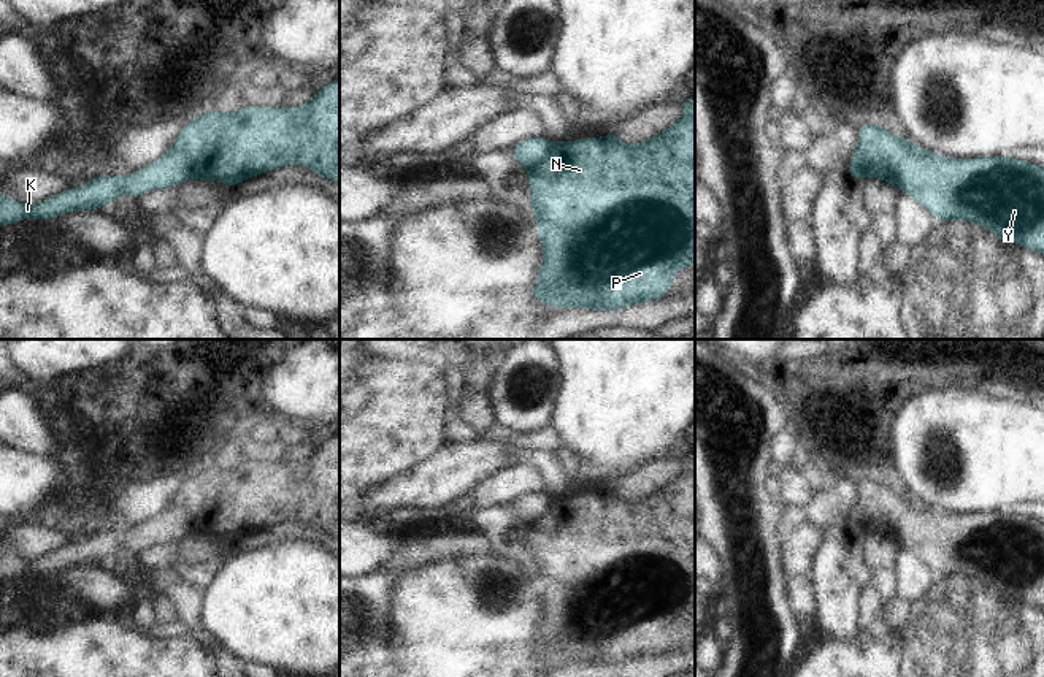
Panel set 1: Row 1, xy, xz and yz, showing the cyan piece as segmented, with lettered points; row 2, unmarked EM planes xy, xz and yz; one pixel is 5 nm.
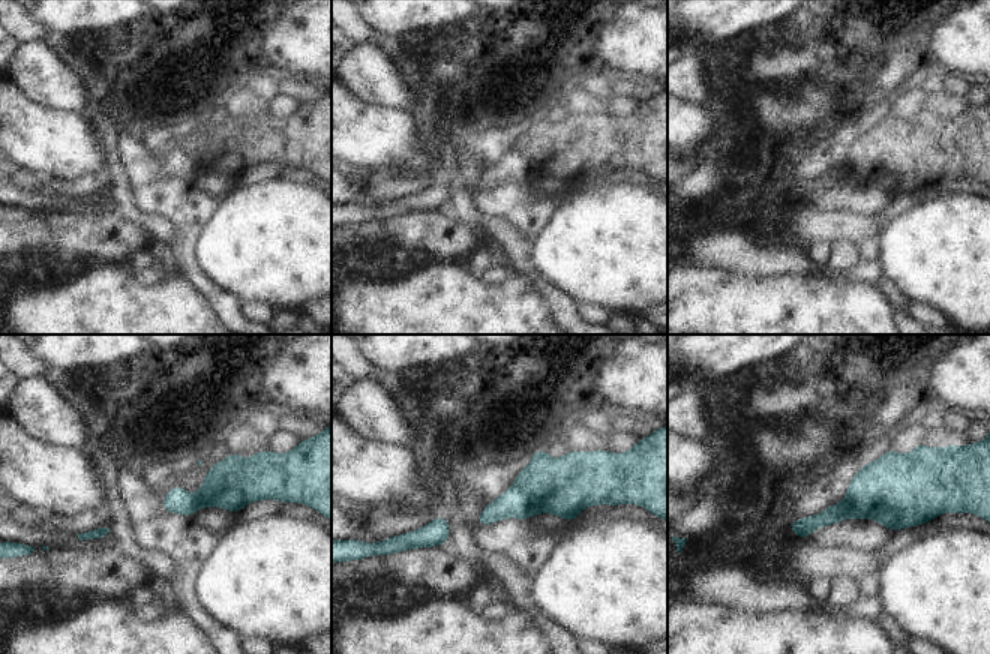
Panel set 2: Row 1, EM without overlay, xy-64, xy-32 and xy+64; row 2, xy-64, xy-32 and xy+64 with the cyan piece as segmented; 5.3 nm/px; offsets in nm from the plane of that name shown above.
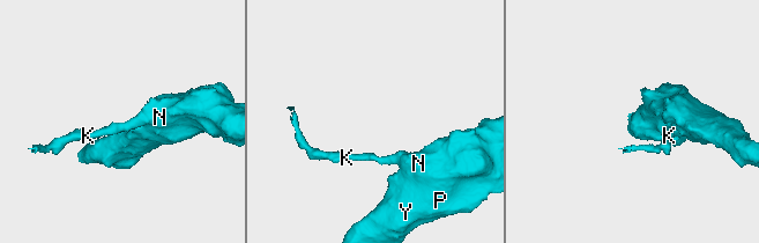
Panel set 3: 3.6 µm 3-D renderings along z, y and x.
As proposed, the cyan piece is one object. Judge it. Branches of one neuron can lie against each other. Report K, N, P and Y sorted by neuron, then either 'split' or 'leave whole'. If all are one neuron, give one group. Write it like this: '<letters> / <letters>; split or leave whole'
K / N P Y; split

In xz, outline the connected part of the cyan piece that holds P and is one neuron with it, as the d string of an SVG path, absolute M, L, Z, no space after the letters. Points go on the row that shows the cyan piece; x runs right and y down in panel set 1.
M695 94L681 101L685 114L644 141L628 146L619 133L551 141L547 154L528 170L532 216L543 244L539 279L530 295L555 309L616 312L662 300L673 276L695 265Z

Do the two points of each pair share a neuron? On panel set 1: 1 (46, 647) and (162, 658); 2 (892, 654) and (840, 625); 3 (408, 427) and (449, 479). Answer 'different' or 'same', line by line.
1: same
2: different
3: different

